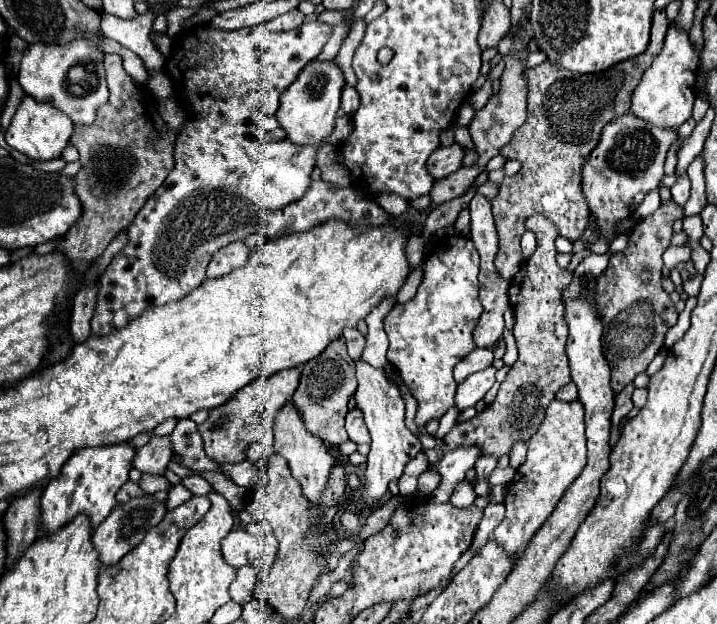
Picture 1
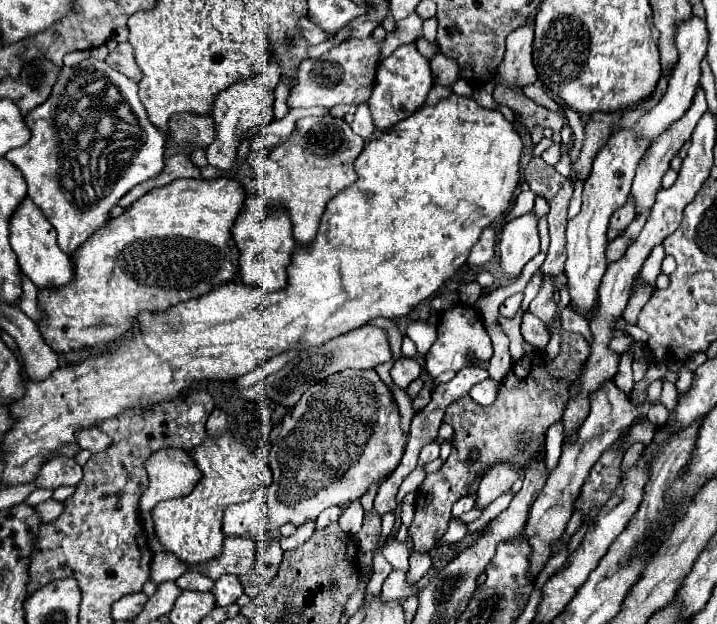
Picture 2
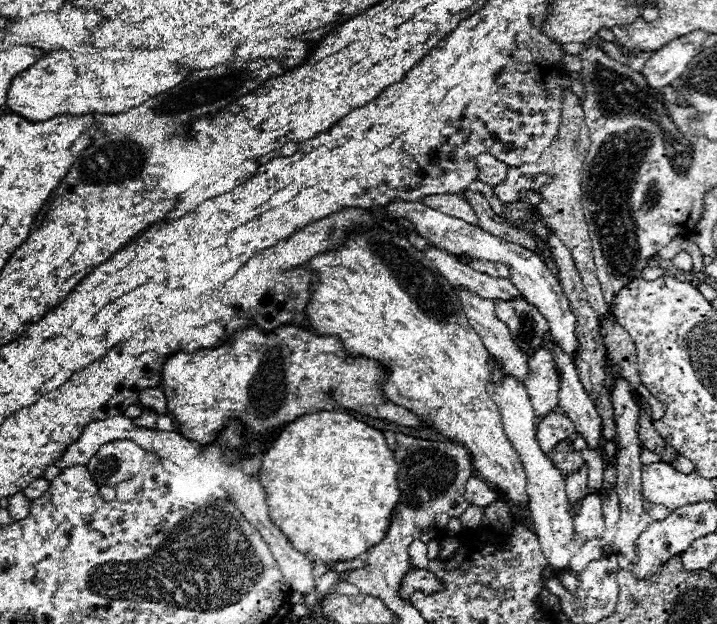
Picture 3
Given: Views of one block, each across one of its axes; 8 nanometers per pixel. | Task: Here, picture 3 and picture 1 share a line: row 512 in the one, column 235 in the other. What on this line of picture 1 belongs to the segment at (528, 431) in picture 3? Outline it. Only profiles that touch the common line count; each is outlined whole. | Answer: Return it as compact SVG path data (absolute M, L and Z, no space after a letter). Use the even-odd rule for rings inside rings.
M232 530L222 540L222 558L232 568L242 568L252 564L262 552L262 540L246 530Z

